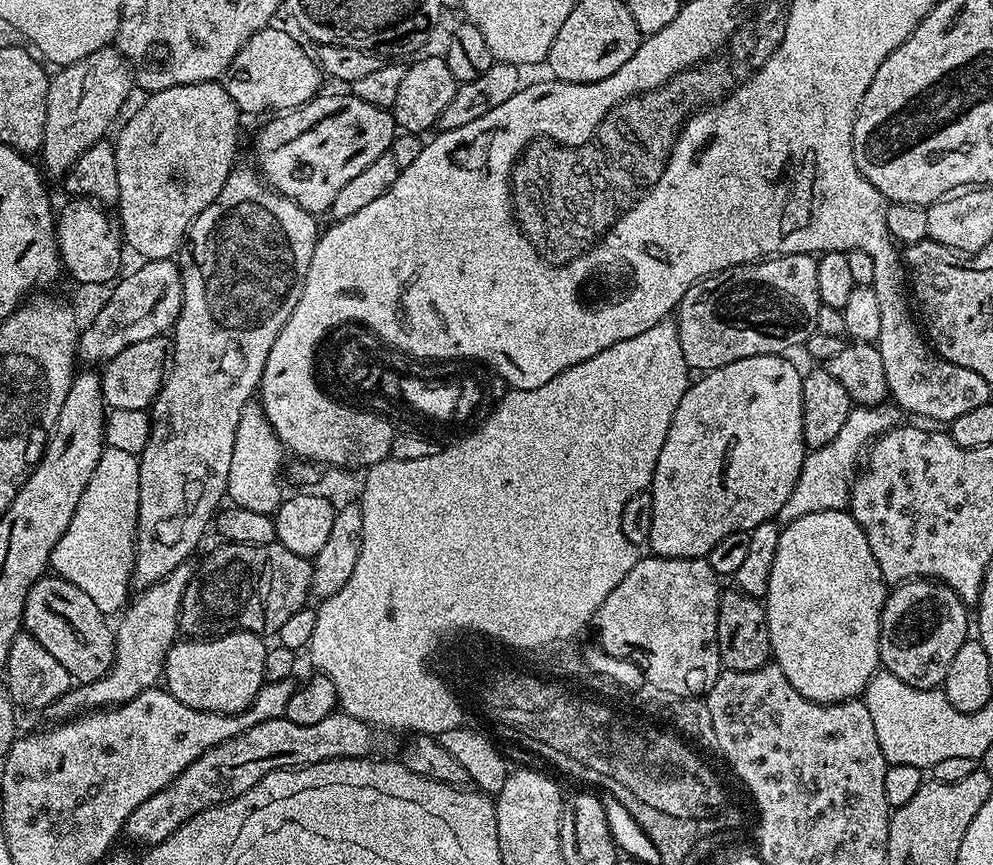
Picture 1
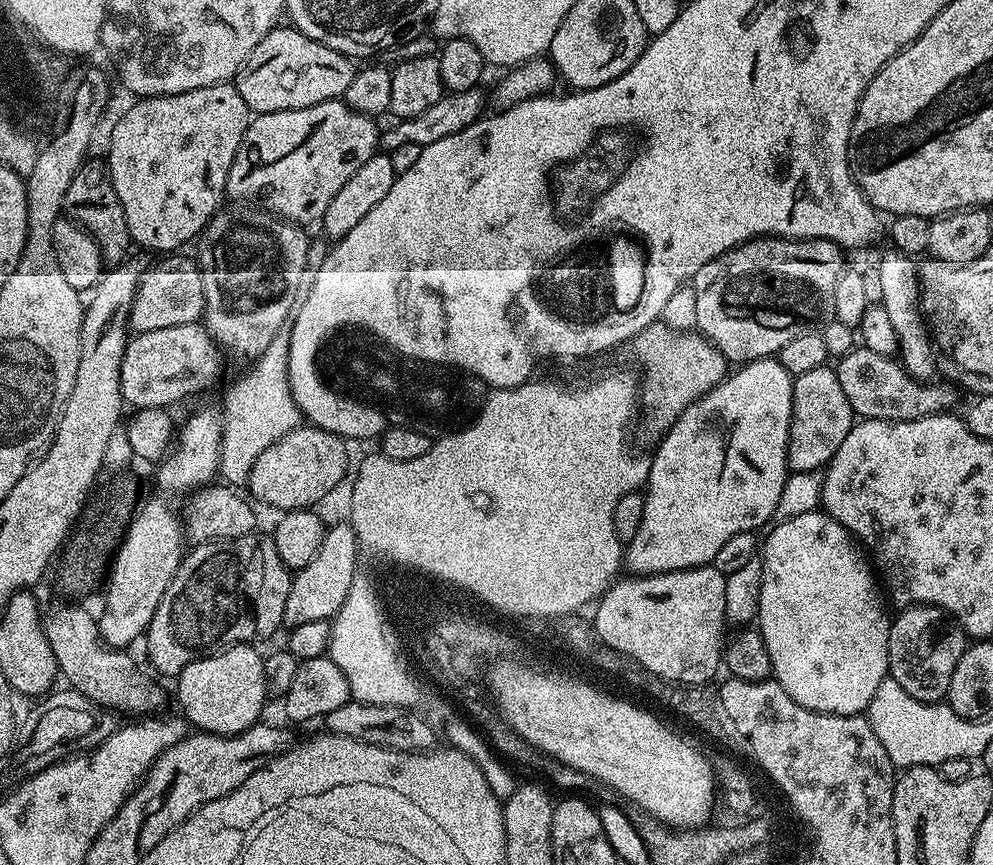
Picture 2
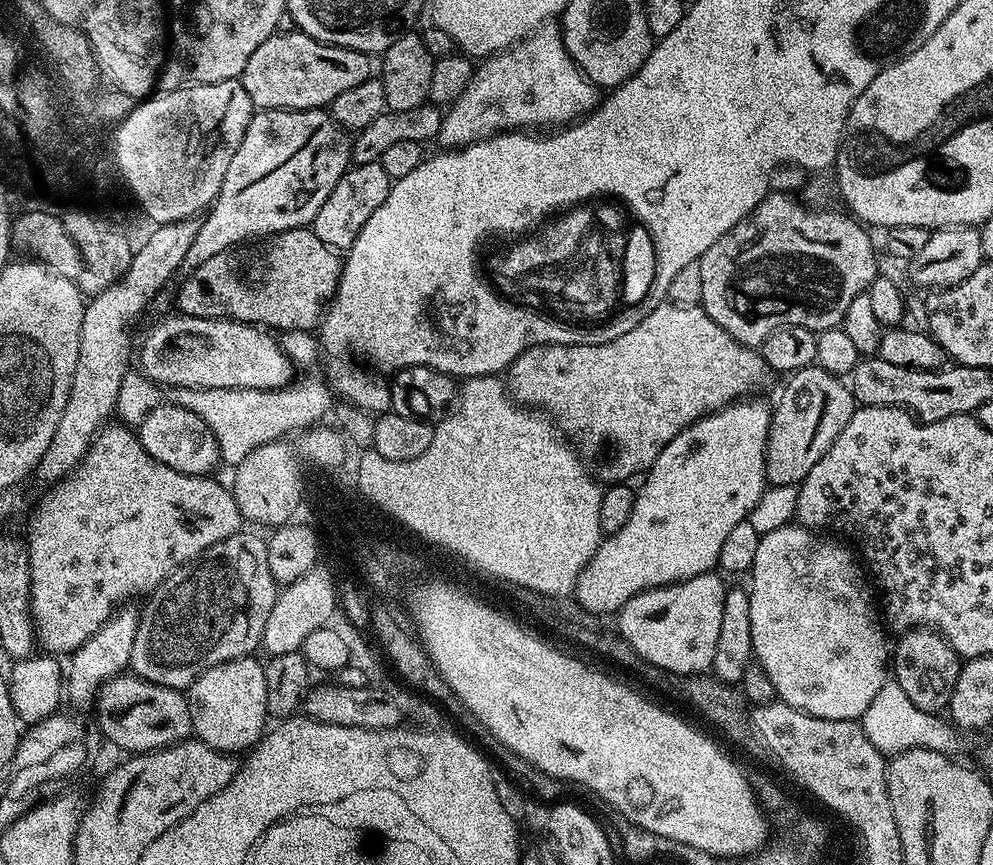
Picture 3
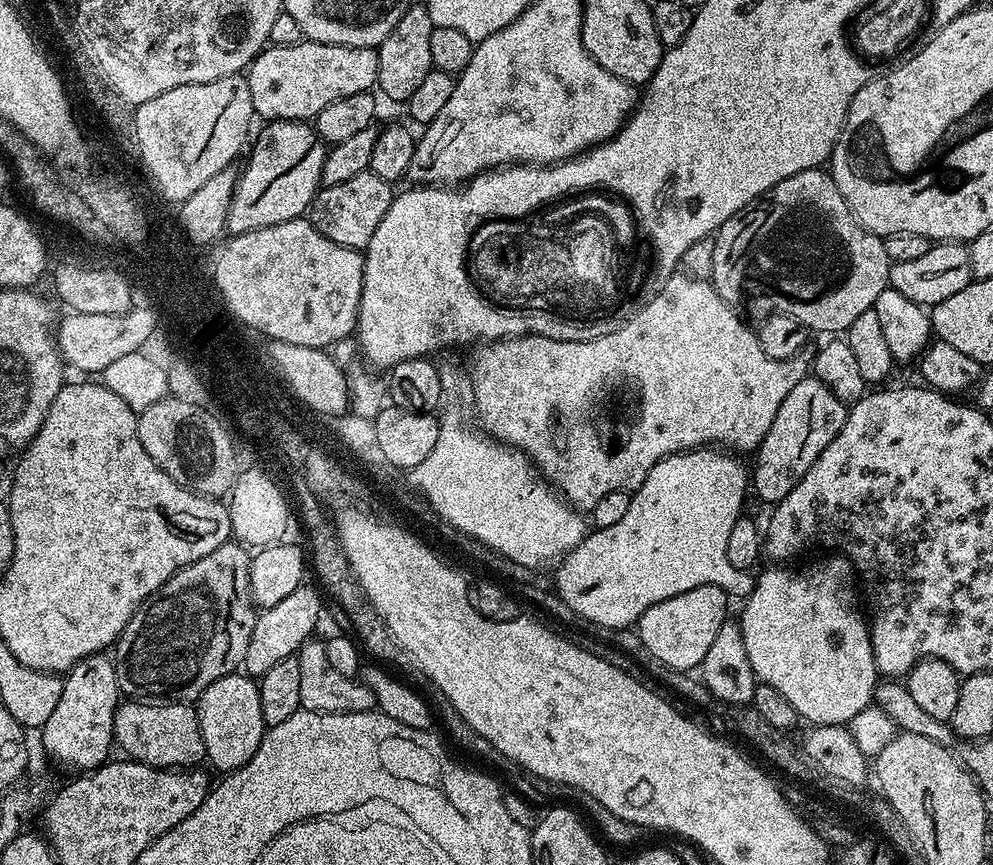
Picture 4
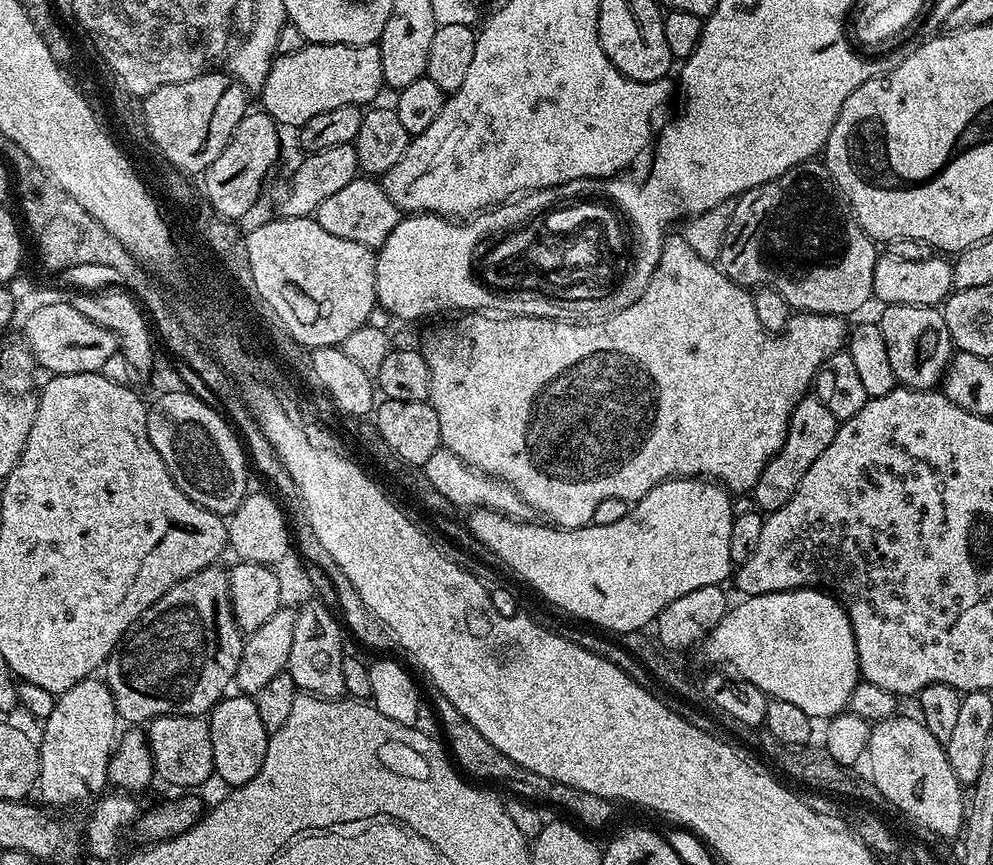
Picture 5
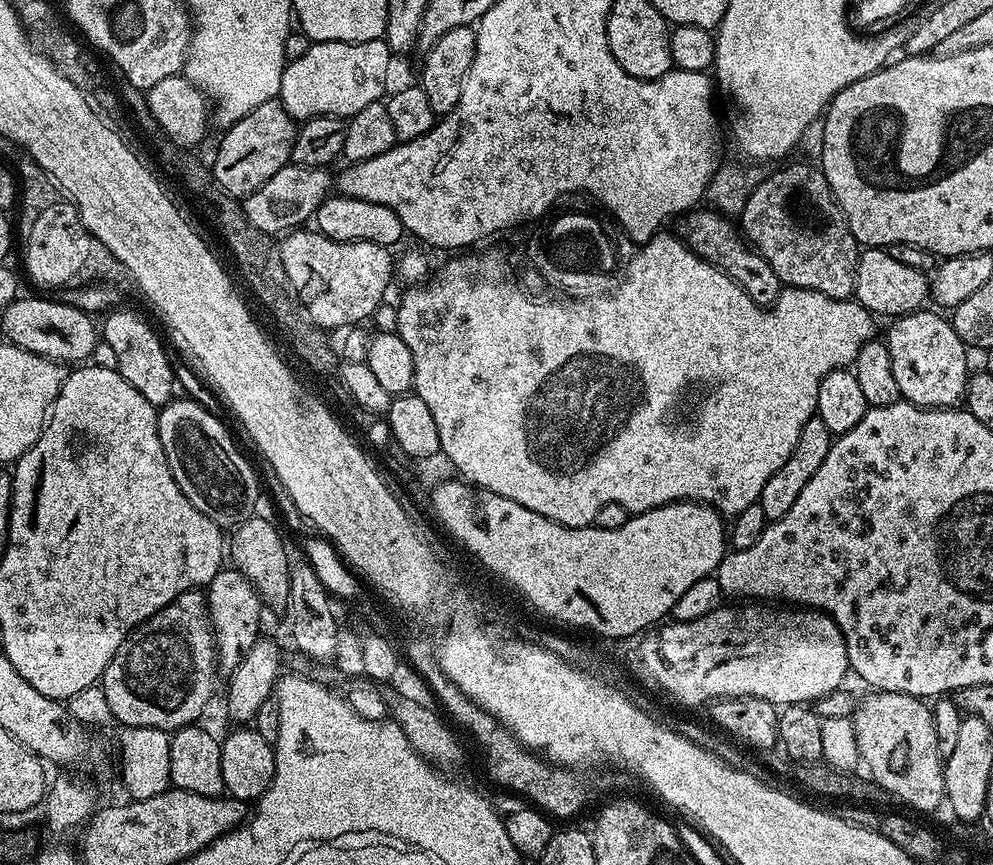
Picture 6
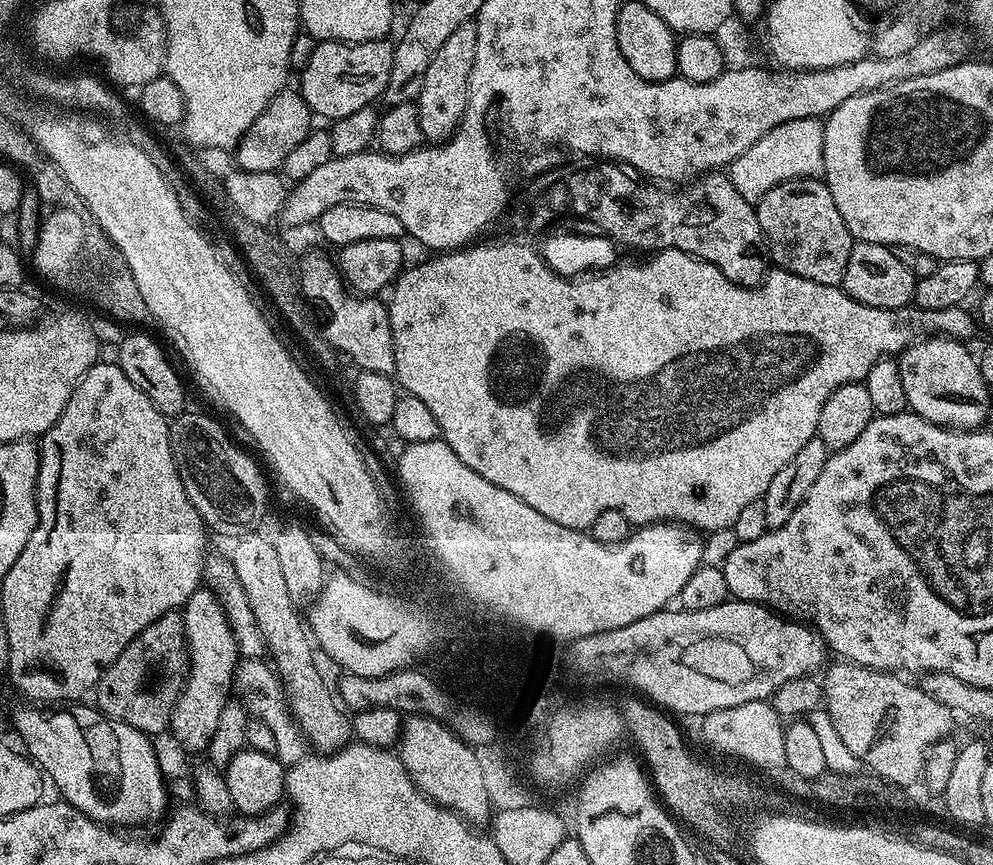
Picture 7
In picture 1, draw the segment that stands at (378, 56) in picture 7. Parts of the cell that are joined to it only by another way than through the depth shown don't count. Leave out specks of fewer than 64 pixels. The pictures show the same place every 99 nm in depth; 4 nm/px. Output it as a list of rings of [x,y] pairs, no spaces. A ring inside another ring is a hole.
[[[269,26],[249,36],[248,43],[242,46],[242,50],[238,50],[238,54],[230,62],[227,70],[224,71],[222,83],[226,94],[230,94],[230,98],[235,102],[241,113],[264,112],[267,108],[276,108],[272,110],[300,108],[308,101],[316,99],[321,91],[322,73],[320,68],[310,59],[309,53],[308,56],[304,53],[303,46],[290,33],[283,32],[282,29],[276,27]]]

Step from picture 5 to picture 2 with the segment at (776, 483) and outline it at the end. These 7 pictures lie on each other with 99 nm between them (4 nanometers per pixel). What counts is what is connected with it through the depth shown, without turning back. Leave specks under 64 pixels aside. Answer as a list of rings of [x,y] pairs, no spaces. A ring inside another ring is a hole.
[[[825,366],[806,370],[792,381],[792,421],[788,439],[788,467],[792,472],[814,472],[823,469],[834,458],[842,438],[850,434],[854,413],[838,383],[836,369]]]

